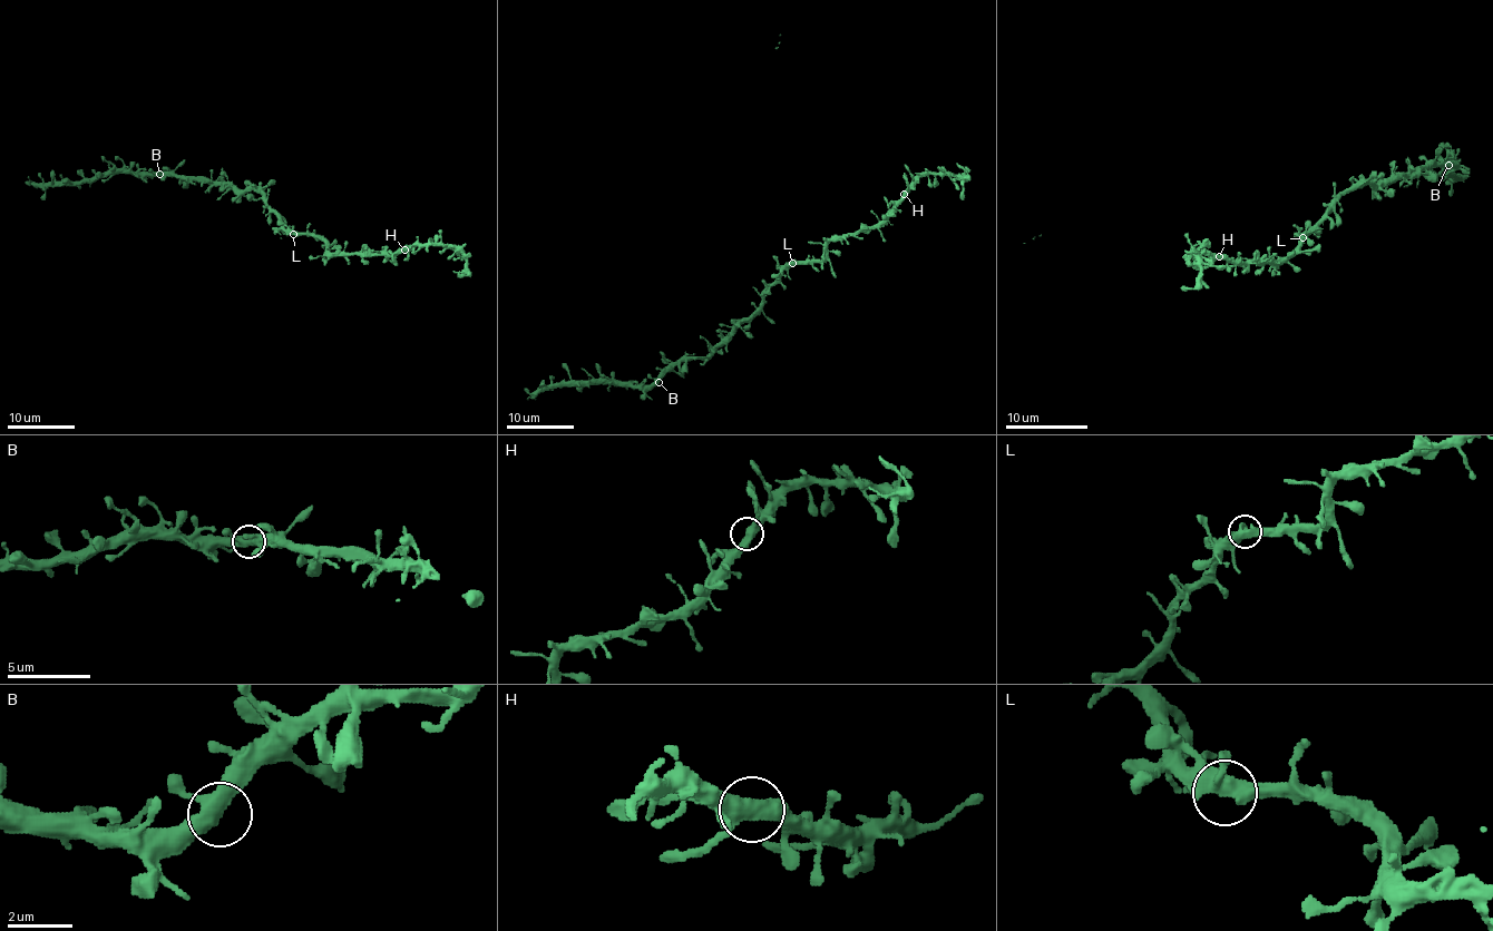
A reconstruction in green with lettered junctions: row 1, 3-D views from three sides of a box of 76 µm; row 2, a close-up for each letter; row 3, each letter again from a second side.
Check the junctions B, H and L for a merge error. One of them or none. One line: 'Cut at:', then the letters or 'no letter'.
Cut at: no letter

